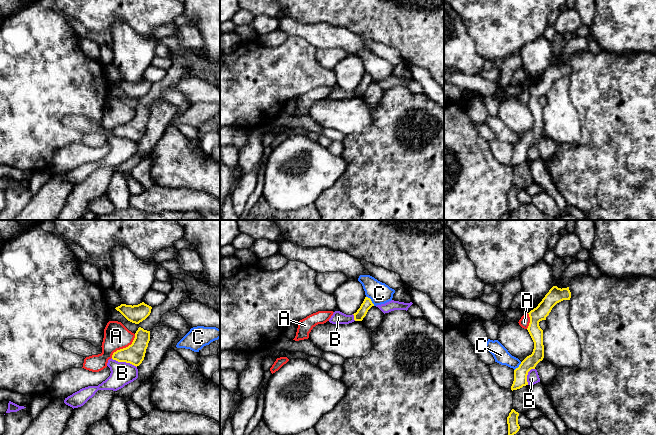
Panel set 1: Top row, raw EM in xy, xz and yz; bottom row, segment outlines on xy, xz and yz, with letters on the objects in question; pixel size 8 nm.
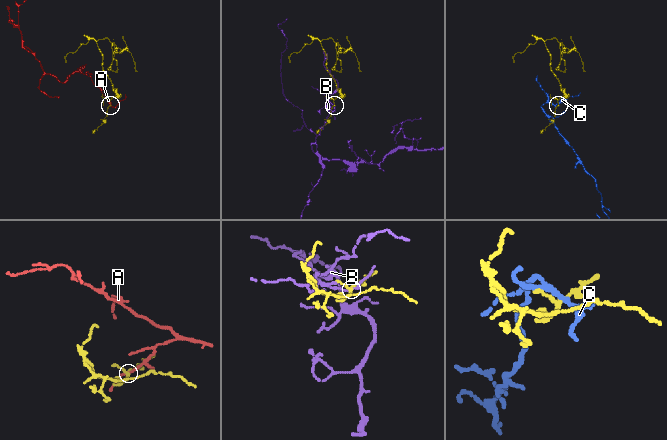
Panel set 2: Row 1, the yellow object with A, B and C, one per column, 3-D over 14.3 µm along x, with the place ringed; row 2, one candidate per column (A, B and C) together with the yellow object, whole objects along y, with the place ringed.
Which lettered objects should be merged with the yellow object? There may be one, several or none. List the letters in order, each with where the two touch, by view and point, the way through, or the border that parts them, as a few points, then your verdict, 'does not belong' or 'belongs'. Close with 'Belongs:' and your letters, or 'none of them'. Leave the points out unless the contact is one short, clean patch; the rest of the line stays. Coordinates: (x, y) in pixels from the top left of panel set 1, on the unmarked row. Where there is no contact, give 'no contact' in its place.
A: meets yellow in xy at (124, 124); border along xy (135, 110), (130, 120), (117, 125), (111, 133); does not belong
B: meets yellow in xy at (124, 137); border along xy (111, 134), (117, 137), (129, 138), (136, 143); does not belong
C: meets yellow in xz at (370, 76); does not belong
Belongs: none of them

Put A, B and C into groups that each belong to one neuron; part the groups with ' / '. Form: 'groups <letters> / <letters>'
groups A / B / C

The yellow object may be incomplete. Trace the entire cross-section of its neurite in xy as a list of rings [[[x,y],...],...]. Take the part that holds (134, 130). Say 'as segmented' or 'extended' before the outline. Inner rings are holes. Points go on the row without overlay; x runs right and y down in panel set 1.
as segmented; [[[139,103],[132,120],[114,128],[112,135],[118,138],[130,139],[137,143],[144,136],[149,117],[150,107]]]

